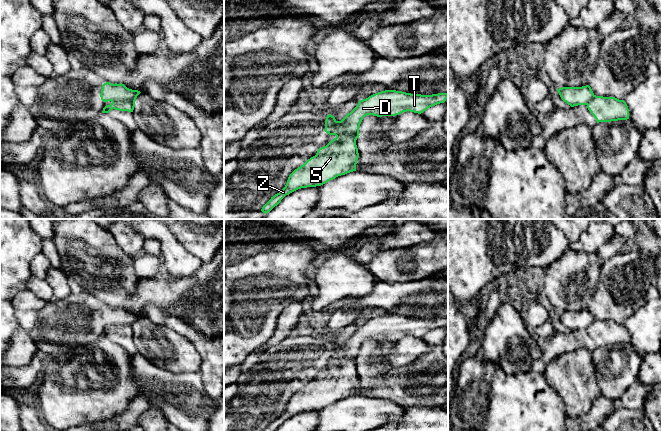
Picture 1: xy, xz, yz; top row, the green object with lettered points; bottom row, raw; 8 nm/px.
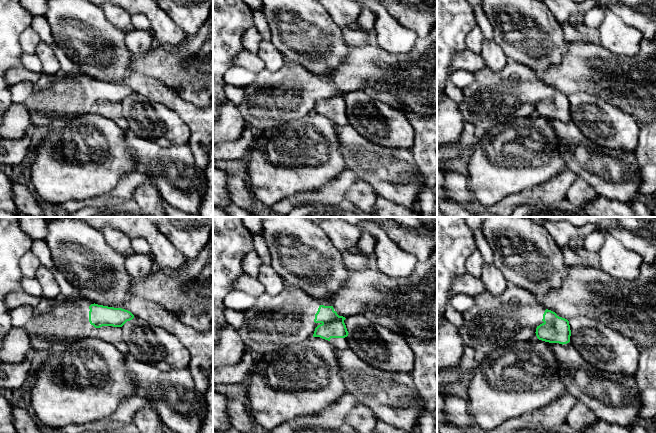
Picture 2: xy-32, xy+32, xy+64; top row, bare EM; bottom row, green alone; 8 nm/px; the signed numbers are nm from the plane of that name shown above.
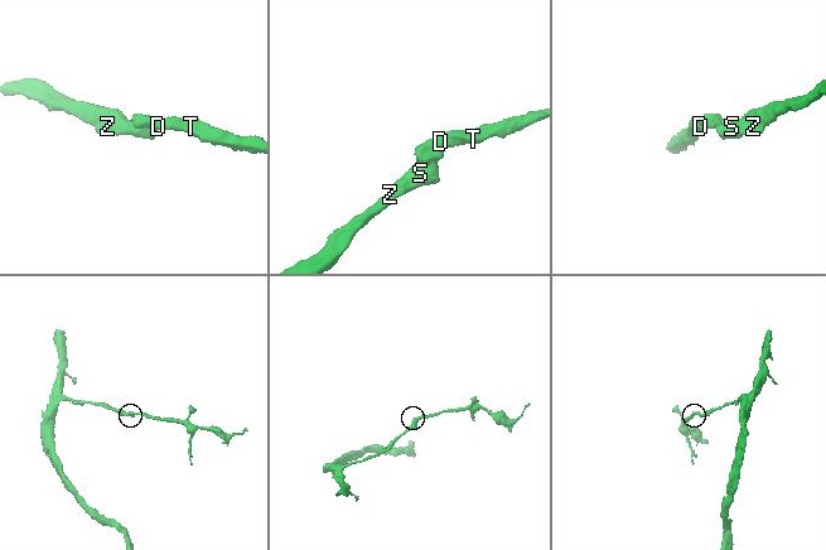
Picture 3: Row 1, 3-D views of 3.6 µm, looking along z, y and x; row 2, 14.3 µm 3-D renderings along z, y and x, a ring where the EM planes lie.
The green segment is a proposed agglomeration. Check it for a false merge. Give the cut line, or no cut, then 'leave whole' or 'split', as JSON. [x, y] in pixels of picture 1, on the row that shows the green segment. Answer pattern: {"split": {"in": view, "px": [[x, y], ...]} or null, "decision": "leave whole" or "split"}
{"split": {"in": "xy", "px": [[134, 102], [114, 101], [112, 103]]}, "decision": "split"}

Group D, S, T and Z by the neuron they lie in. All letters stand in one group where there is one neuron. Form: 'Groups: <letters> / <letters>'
Groups: D T / S Z

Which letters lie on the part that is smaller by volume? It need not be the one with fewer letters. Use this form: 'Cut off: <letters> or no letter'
Cut off: D, T

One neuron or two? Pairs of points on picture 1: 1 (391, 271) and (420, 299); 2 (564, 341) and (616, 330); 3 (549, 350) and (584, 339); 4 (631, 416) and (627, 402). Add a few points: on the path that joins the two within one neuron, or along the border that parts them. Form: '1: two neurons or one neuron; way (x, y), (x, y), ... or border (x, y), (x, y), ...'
1: two neurons; border (427, 277), (403, 283), (381, 282)
2: one neuron; way (577, 341), (603, 333)
3: one neuron; way (558, 343), (569, 342), (575, 339)
4: two neurons; border (641, 407), (619, 408), (614, 411)

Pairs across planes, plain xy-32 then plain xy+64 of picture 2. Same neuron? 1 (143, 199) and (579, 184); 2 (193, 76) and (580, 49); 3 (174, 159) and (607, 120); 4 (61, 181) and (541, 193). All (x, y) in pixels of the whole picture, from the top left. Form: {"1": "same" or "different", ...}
{"1": "same", "2": "same", "3": "different", "4": "different"}

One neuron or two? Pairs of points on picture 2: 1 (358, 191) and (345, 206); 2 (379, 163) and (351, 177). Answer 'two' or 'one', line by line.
1: one
2: two

